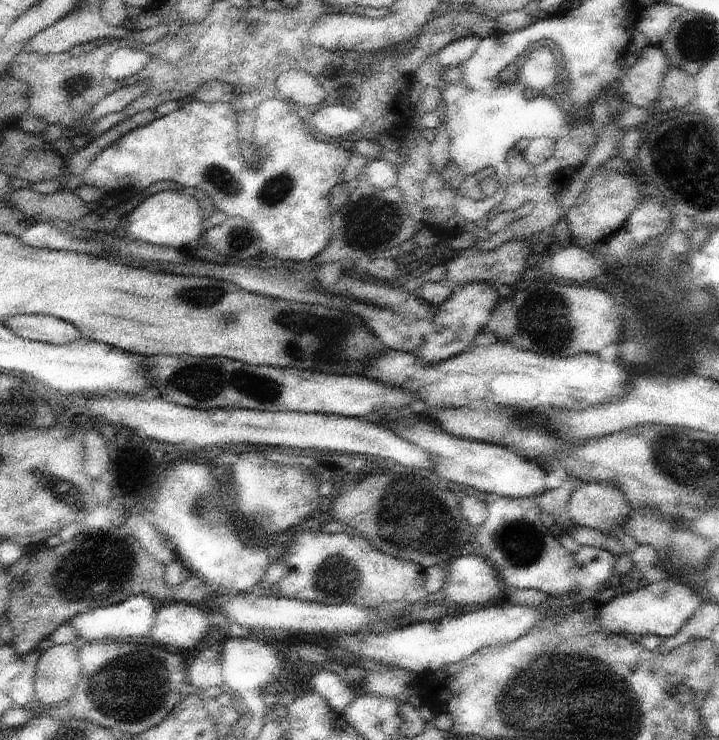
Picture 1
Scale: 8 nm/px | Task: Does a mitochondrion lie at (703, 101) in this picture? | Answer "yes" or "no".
no

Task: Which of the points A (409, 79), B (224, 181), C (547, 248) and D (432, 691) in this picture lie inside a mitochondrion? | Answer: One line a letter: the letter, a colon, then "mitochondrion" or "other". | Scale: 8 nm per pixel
A: other
B: mitochondrion
C: other
D: other

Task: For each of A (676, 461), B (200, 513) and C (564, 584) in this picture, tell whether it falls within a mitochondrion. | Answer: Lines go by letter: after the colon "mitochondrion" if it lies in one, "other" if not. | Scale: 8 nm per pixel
A: mitochondrion
B: mitochondrion
C: other

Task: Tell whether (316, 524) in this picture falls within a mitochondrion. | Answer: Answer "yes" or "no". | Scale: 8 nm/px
no

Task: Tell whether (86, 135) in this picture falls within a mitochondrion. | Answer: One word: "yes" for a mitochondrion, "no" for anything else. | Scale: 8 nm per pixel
no

